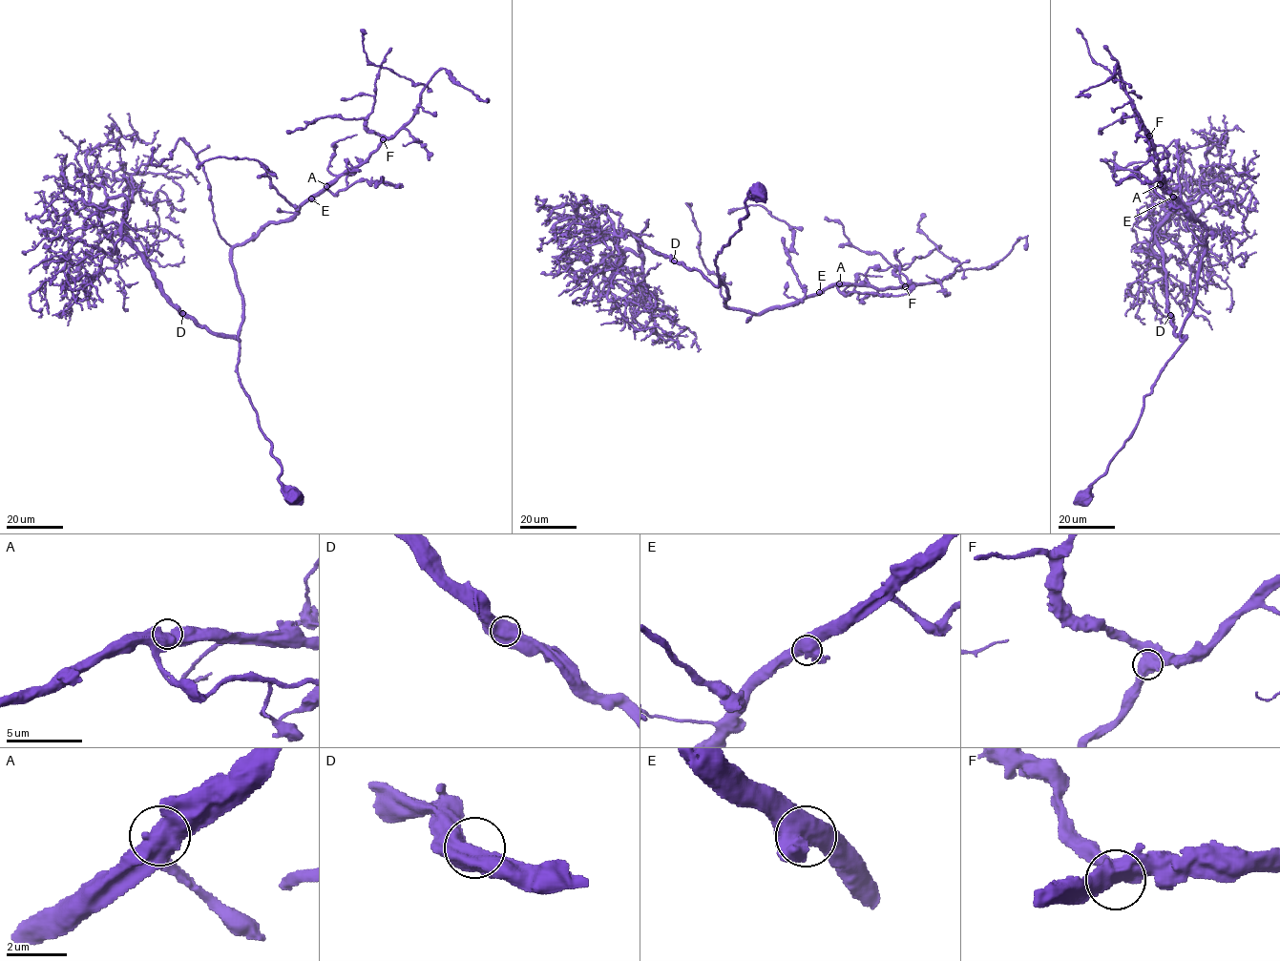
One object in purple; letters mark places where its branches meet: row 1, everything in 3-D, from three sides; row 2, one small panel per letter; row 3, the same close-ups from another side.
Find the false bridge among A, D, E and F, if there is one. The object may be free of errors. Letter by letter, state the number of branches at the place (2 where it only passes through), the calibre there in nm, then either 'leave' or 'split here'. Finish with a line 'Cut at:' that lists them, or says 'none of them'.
A: branches 2; calibre 650 nm; leave
D: branches 2; calibre 750 nm; leave
E: branches 2; calibre 650 nm; leave
F: branches 2; calibre 700 nm; leave
Cut at: none of them

